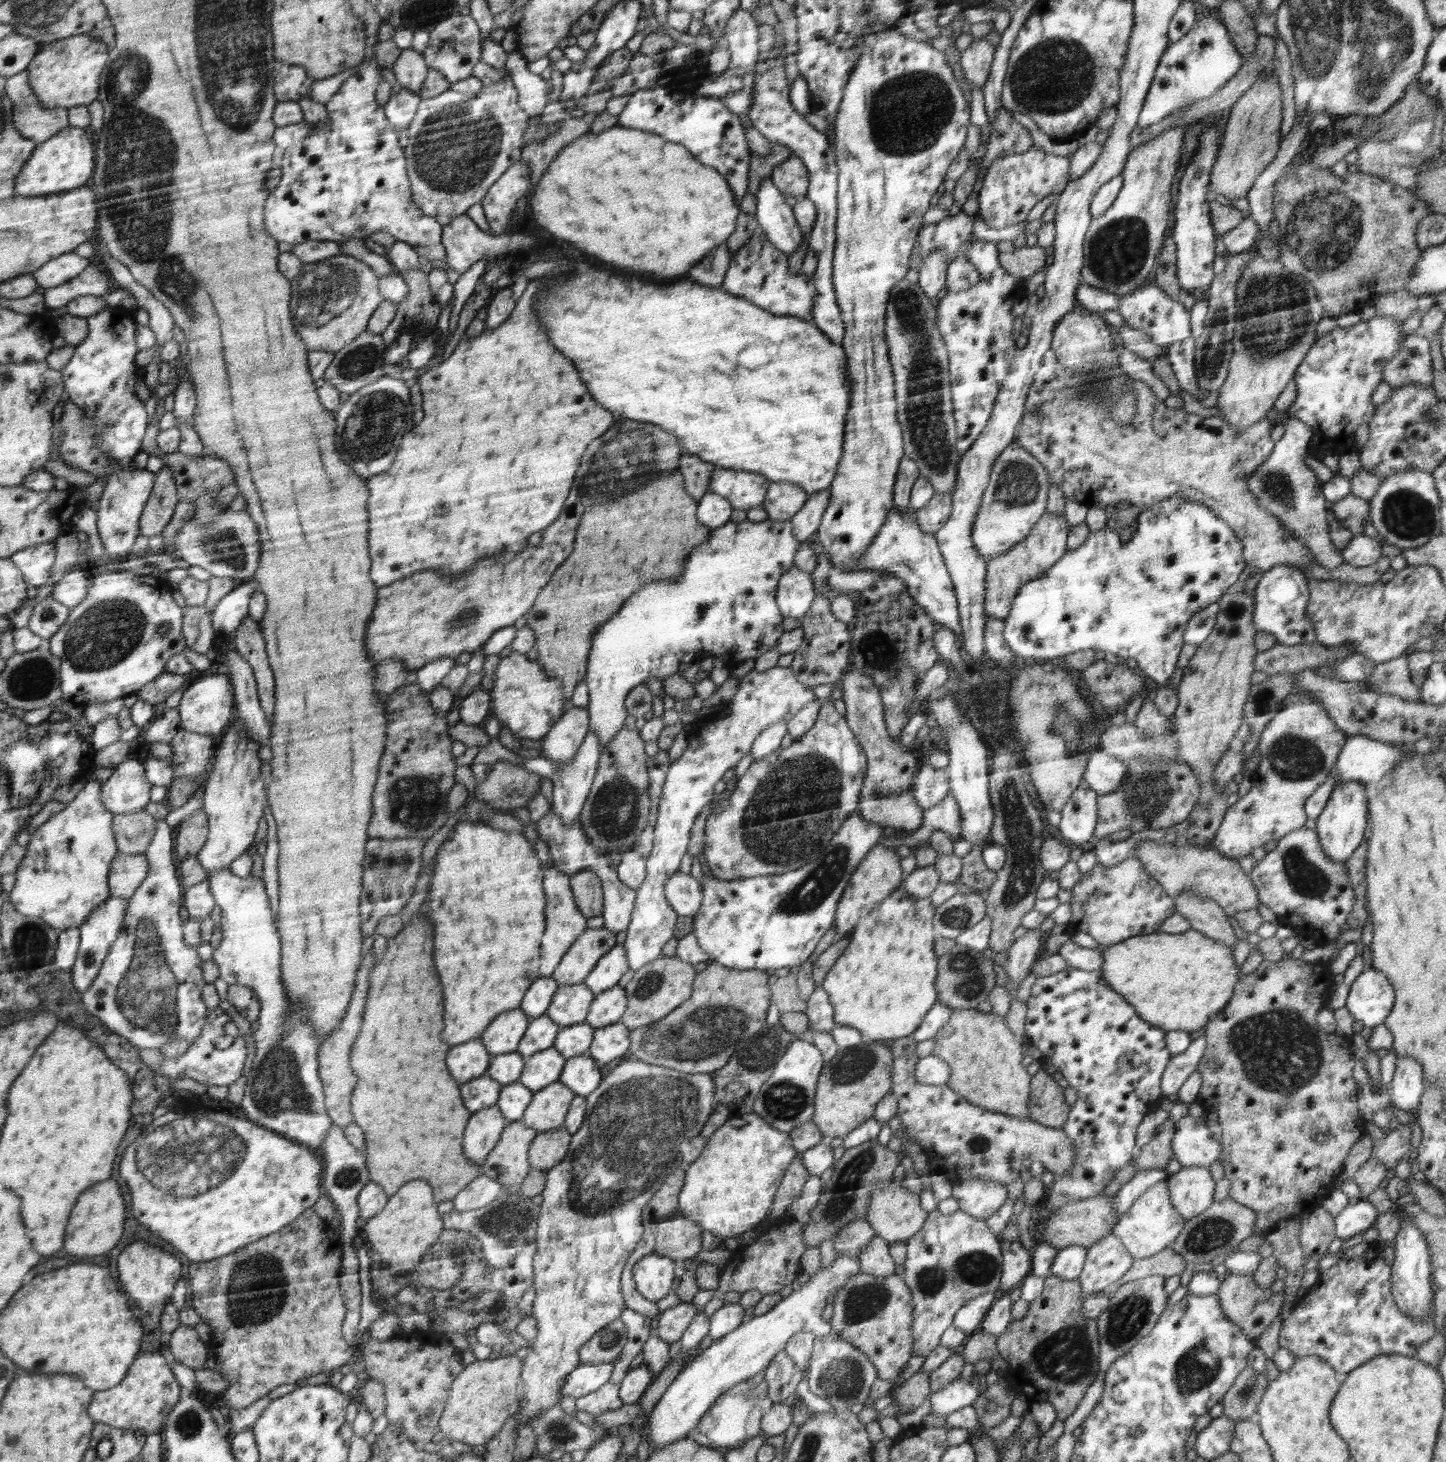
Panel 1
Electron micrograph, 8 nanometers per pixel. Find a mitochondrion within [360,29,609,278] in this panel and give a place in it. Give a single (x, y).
(455, 155)

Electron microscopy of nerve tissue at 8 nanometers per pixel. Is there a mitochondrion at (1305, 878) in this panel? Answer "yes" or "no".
yes

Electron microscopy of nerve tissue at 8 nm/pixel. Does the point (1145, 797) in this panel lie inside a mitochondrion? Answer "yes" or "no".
yes

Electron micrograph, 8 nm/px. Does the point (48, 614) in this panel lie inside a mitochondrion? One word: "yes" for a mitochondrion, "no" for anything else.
yes

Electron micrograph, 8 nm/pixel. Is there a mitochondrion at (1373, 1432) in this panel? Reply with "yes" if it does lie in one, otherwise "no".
no

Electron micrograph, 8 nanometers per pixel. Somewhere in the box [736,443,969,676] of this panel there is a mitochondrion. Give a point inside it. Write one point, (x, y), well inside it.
(878, 650)

